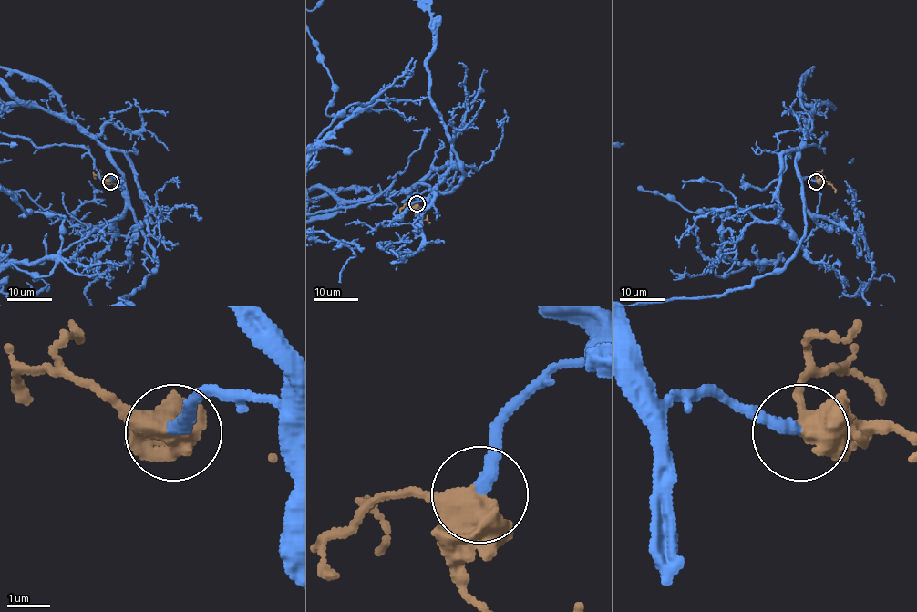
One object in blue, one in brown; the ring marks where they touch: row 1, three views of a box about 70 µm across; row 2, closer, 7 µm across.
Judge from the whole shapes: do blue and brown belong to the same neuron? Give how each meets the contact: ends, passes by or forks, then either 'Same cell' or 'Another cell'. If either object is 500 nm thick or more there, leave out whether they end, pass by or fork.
Same cell

